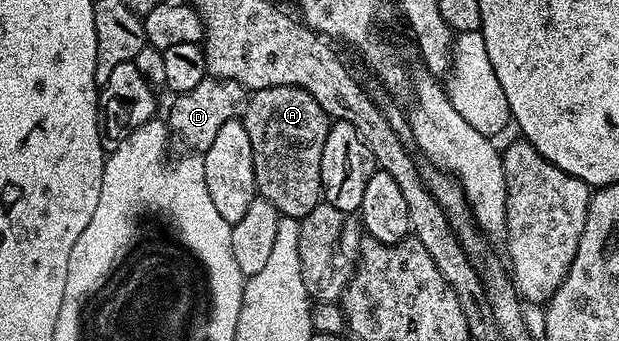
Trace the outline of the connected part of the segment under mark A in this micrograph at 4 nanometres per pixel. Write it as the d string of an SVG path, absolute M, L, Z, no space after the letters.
M270 87L254 92L248 98L241 116L245 133L249 133L249 146L253 148L253 173L258 198L269 201L282 217L293 217L302 221L321 201L321 149L325 149L325 137L332 120L327 118L325 109L313 101L303 87Z

